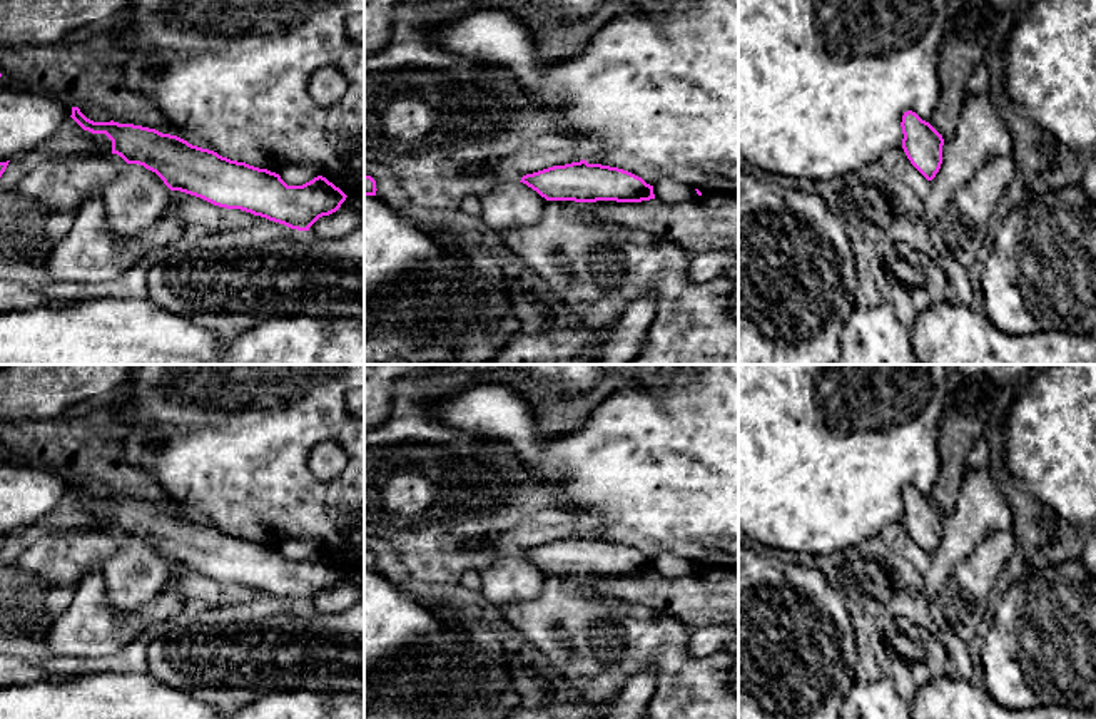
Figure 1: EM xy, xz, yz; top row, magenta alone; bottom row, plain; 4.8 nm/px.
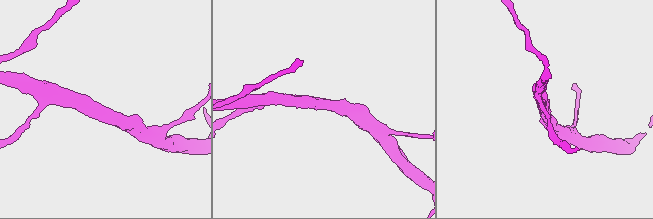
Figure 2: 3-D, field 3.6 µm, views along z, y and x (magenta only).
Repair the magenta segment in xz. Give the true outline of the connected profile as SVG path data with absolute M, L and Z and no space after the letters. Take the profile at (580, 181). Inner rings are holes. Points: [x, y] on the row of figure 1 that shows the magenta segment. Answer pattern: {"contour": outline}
{"contour": "M585 159L526 174L520 182L546 201L642 202L655 199L653 186L642 177L618 167L588 164Z"}

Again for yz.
{"contour": "M912 110L904 112L901 127L907 159L927 181L932 181L942 164L942 135Z"}

